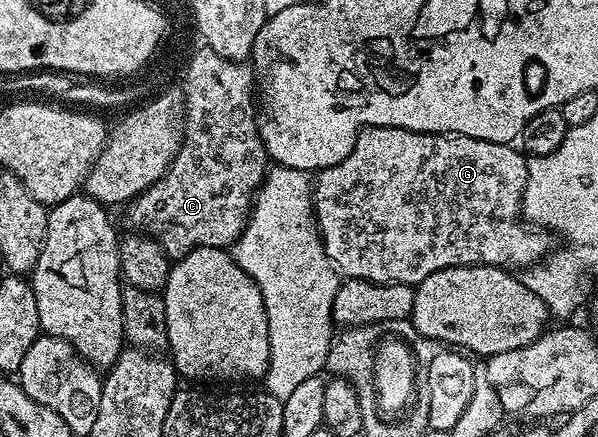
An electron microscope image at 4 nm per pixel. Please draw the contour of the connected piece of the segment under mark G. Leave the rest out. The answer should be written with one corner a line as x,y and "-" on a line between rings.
364,127
361,133
357,136
355,146
351,150
347,158
343,158
343,162
339,162
335,166
330,168
323,168
320,172
316,173
315,183
313,185
313,215
317,218
317,229
321,232
321,241
325,247
325,253
330,262
332,262
334,268
342,277
350,280
370,280
376,284
408,284
410,286
416,286
423,282
423,278
427,278
427,274
435,274
435,270
447,270
448,268
454,268
455,266
475,266
476,264
486,264
487,266
495,266
496,268
504,268
506,270
528,270
533,267
534,264
544,261
546,257
554,251
555,241
554,233
536,226
530,226
528,223
523,222
523,213
521,210
521,199
525,193
525,187
529,181
529,175
527,174
527,166
529,165
526,153
518,150
512,143
500,144
499,142
483,142
482,140
476,140
475,138
467,138
466,136
455,136
452,134
446,134
444,132
412,132
411,130
403,130
402,128
367,128

